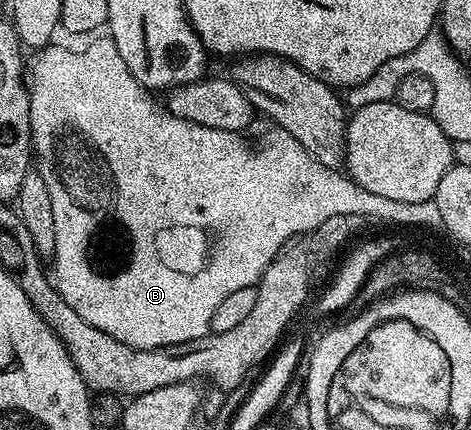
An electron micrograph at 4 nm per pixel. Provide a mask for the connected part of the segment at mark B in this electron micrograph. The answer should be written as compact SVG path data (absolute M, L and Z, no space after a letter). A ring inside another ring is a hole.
M112 38L104 39L87 45L82 52L72 52L69 48L57 48L58 46L43 48L34 55L37 57L30 64L28 61L27 64L29 121L31 122L31 138L33 139L35 164L40 171L43 182L47 182L47 191L51 194L51 211L55 218L55 250L51 257L51 263L53 263L51 276L55 281L57 292L65 299L67 306L71 306L71 310L75 310L75 314L79 314L79 318L83 318L83 322L91 322L91 326L95 326L95 330L103 330L107 334L111 334L111 338L115 338L119 342L123 342L127 346L138 348L139 350L170 348L176 344L191 344L194 340L201 340L205 336L210 335L211 329L209 323L211 322L211 318L215 318L215 310L219 310L219 302L223 302L223 298L228 298L230 294L235 294L235 290L254 287L257 281L261 279L262 274L271 266L273 259L281 253L283 245L288 244L295 236L302 235L306 232L314 232L320 224L327 222L327 218L331 218L332 216L355 216L358 218L370 216L373 220L386 220L389 224L410 224L407 226L413 230L430 230L429 228L433 227L436 229L440 225L439 206L435 206L435 202L432 199L424 200L423 202L394 202L391 198L382 198L379 194L371 194L371 190L363 190L363 186L359 186L355 181L349 179L348 175L320 164L314 156L307 154L307 150L303 150L303 146L299 146L299 142L295 142L295 138L291 138L291 134L287 134L279 127L274 127L272 129L273 132L267 133L262 138L262 148L248 148L245 145L244 139L246 137L244 135L236 132L228 132L227 130L211 130L211 126L199 126L195 122L189 122L183 118L179 118L175 114L171 114L164 107L157 108L156 102L149 97L152 95L133 77L131 70L127 70L127 62L123 62L123 58L119 55L119 46L115 46Z

